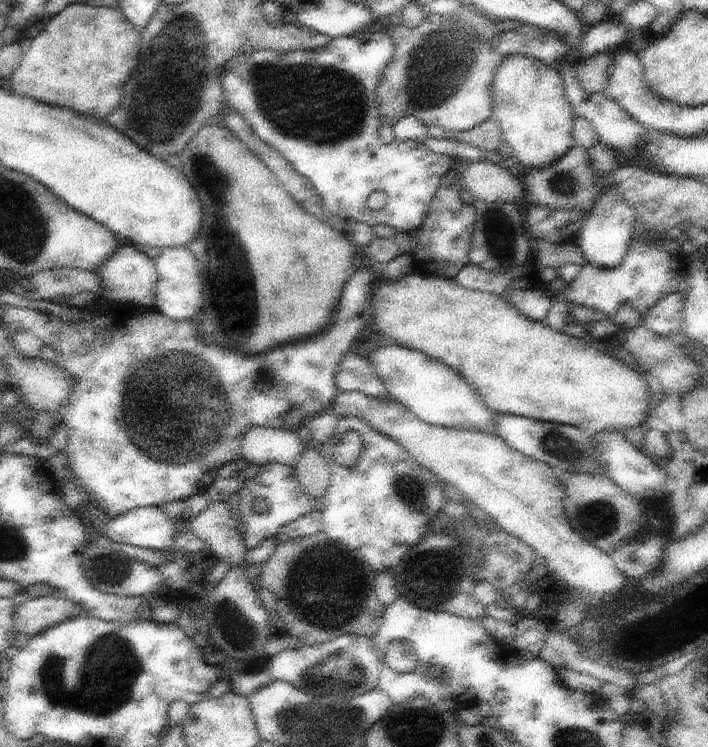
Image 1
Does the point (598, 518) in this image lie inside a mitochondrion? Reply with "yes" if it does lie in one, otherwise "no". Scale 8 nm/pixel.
yes

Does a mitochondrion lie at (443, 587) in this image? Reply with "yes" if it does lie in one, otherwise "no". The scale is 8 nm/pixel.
yes

